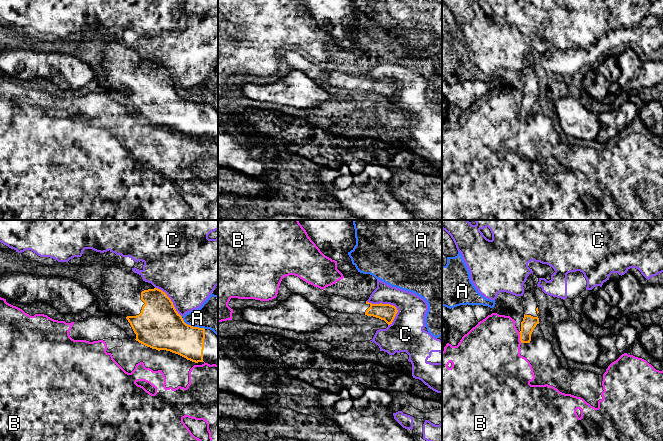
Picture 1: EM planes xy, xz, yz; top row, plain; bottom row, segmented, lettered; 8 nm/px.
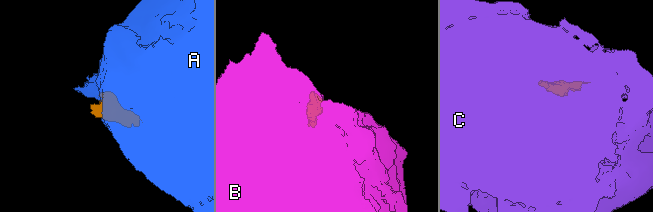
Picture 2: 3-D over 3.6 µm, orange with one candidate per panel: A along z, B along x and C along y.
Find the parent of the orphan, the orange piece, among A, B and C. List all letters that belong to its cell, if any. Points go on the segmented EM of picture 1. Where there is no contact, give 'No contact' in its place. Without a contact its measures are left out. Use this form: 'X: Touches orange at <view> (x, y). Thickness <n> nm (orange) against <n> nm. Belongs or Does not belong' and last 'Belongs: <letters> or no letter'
A: Touches orange at xy (192, 326). Thickness 360 nm (orange) against 280 nm. Does not belong
B: Touches orange at yz (520, 337). Thickness 120 nm (orange) against 440 nm. Does not belong
C: Touches orange at xz (389, 304). Thickness 140 nm (orange) against 260 nm. Does not belong
Belongs: no letter

